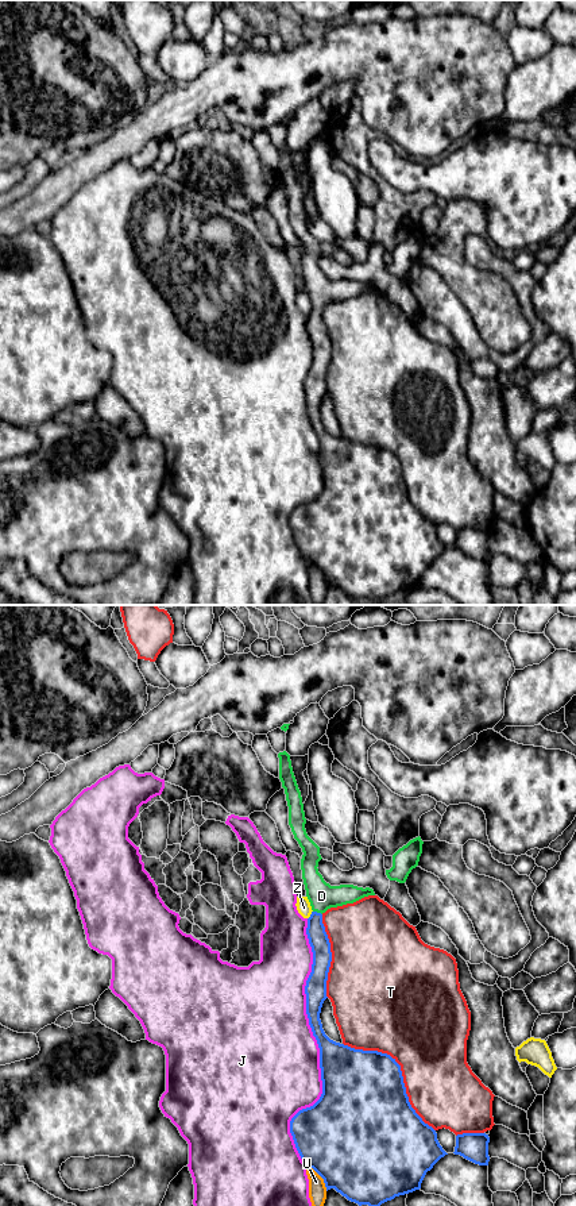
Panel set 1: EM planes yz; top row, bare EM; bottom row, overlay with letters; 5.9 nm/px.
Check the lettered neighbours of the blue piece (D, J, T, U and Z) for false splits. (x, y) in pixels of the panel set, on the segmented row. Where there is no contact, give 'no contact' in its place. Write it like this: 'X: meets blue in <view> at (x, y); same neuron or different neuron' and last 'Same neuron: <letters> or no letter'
D: meets blue in yz at (316, 912); same neuron
J: meets blue in yz at (319, 1045); different neuron
T: meets blue in yz at (401, 1071); different neuron
U: meets blue in yz at (320, 1175); different neuron
Z: meets blue in yz at (310, 914); different neuron
Same neuron: D

